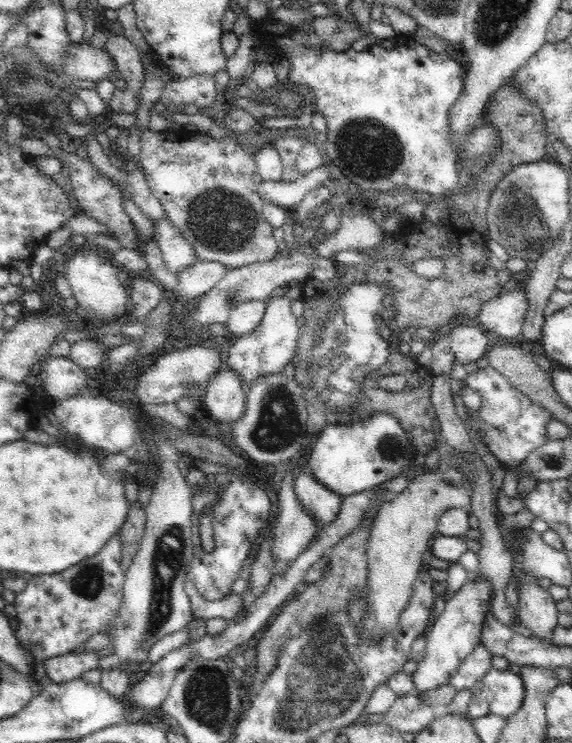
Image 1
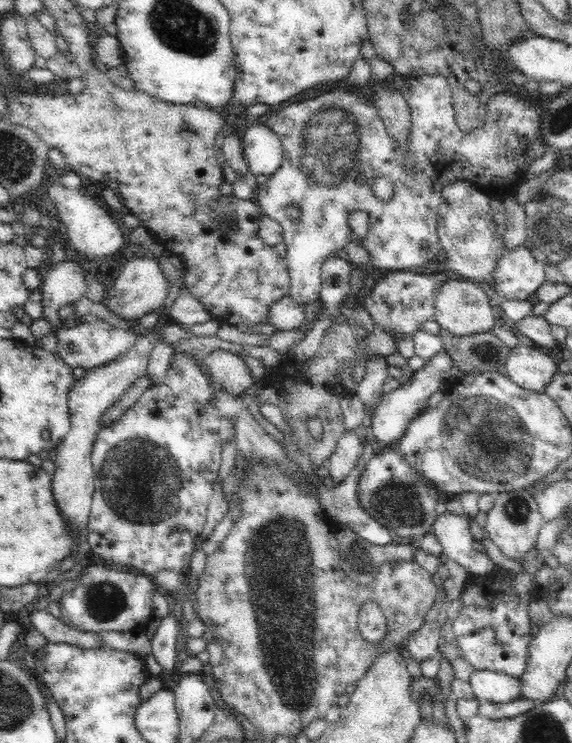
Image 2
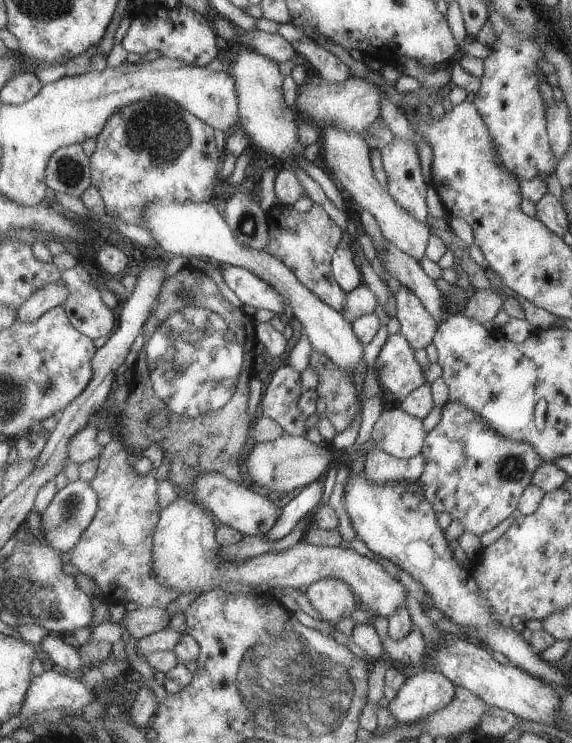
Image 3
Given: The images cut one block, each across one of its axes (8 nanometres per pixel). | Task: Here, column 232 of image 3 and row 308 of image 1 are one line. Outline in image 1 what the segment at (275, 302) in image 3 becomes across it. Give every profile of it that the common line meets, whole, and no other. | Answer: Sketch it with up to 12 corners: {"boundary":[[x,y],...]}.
{"boundary":[[278,291],[252,334],[231,337],[228,368],[245,388],[283,372],[300,334]]}

